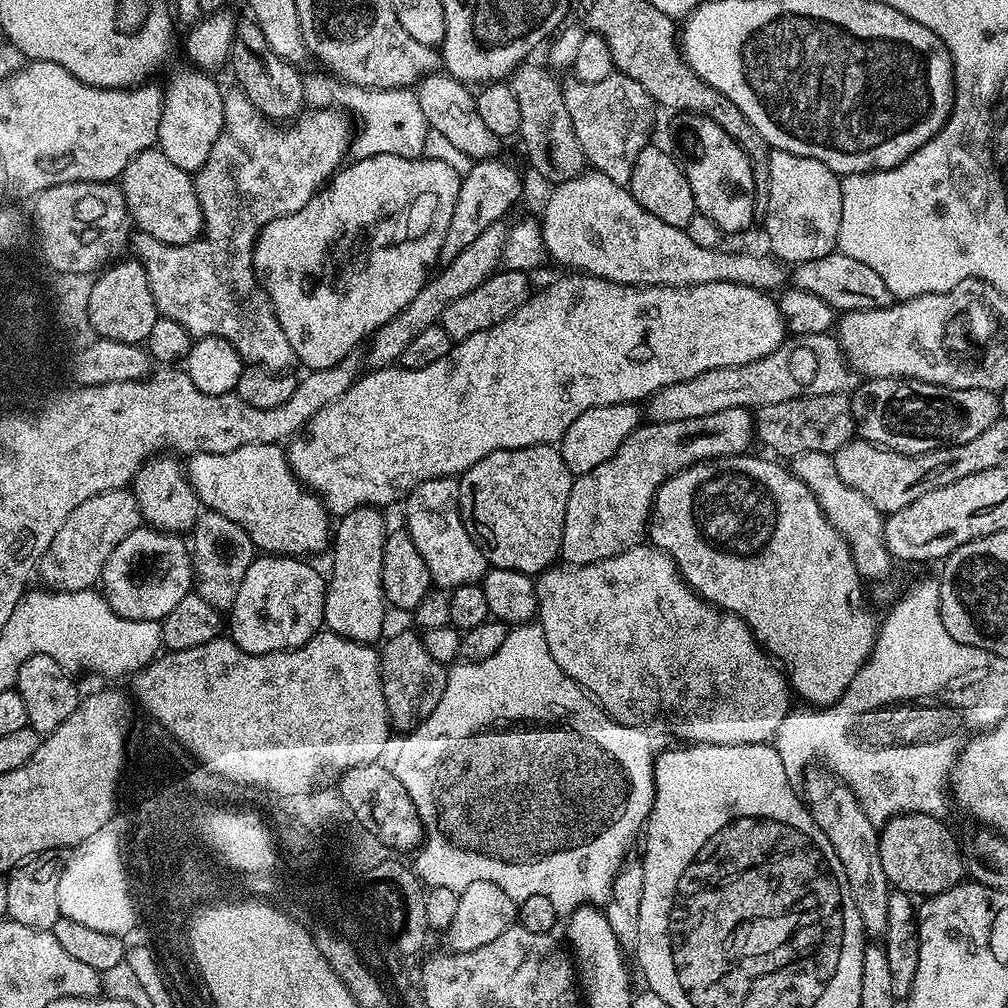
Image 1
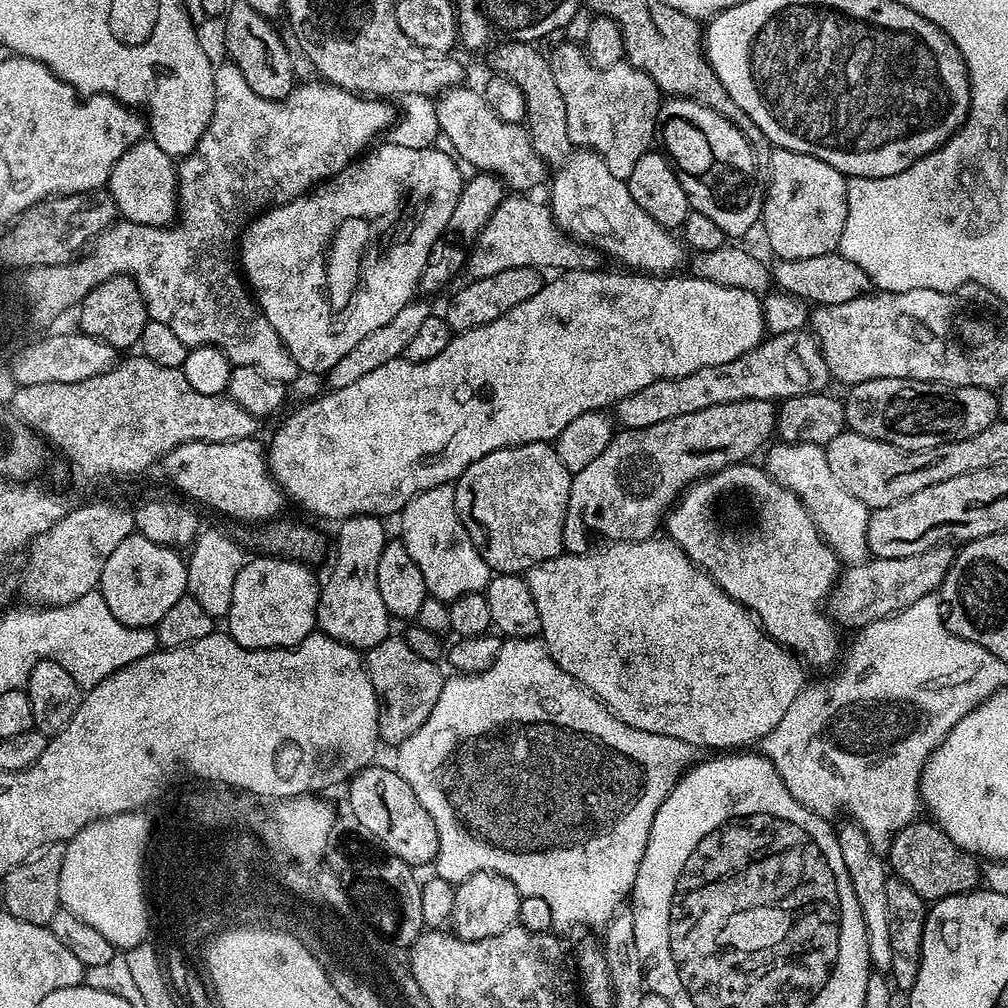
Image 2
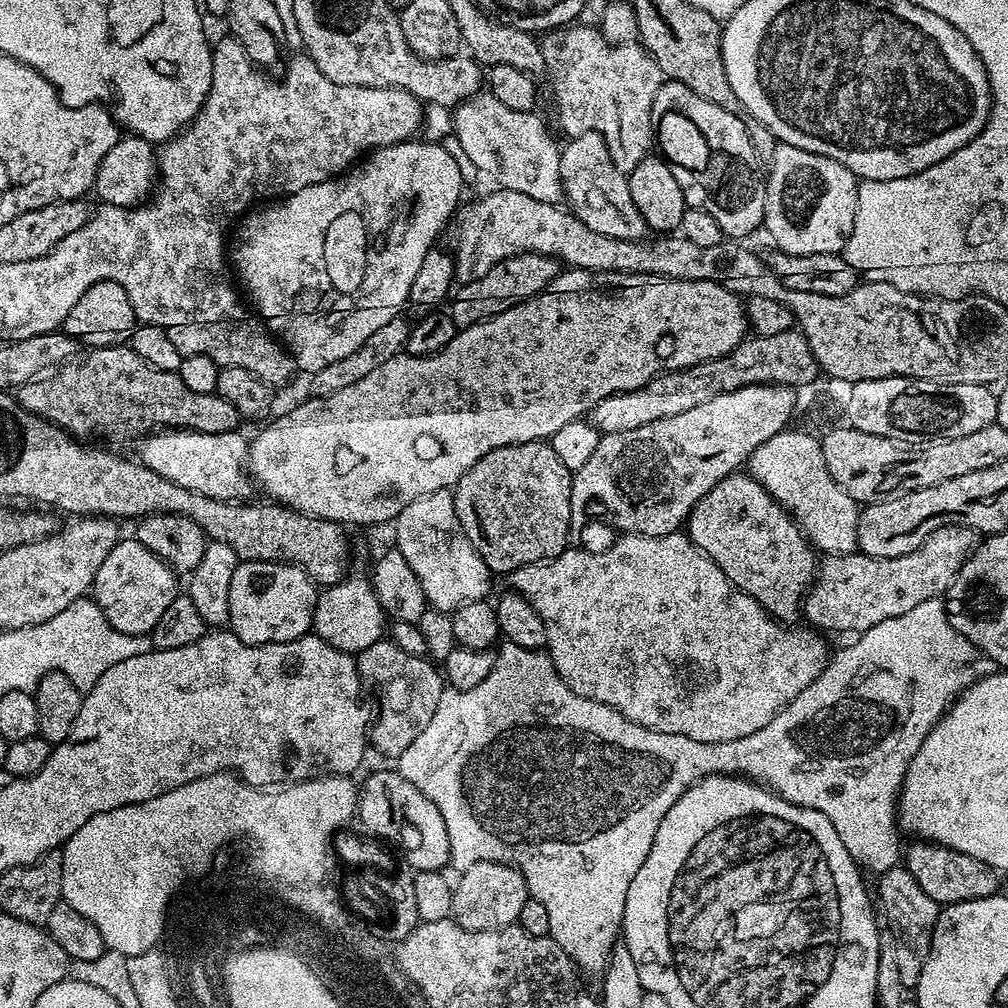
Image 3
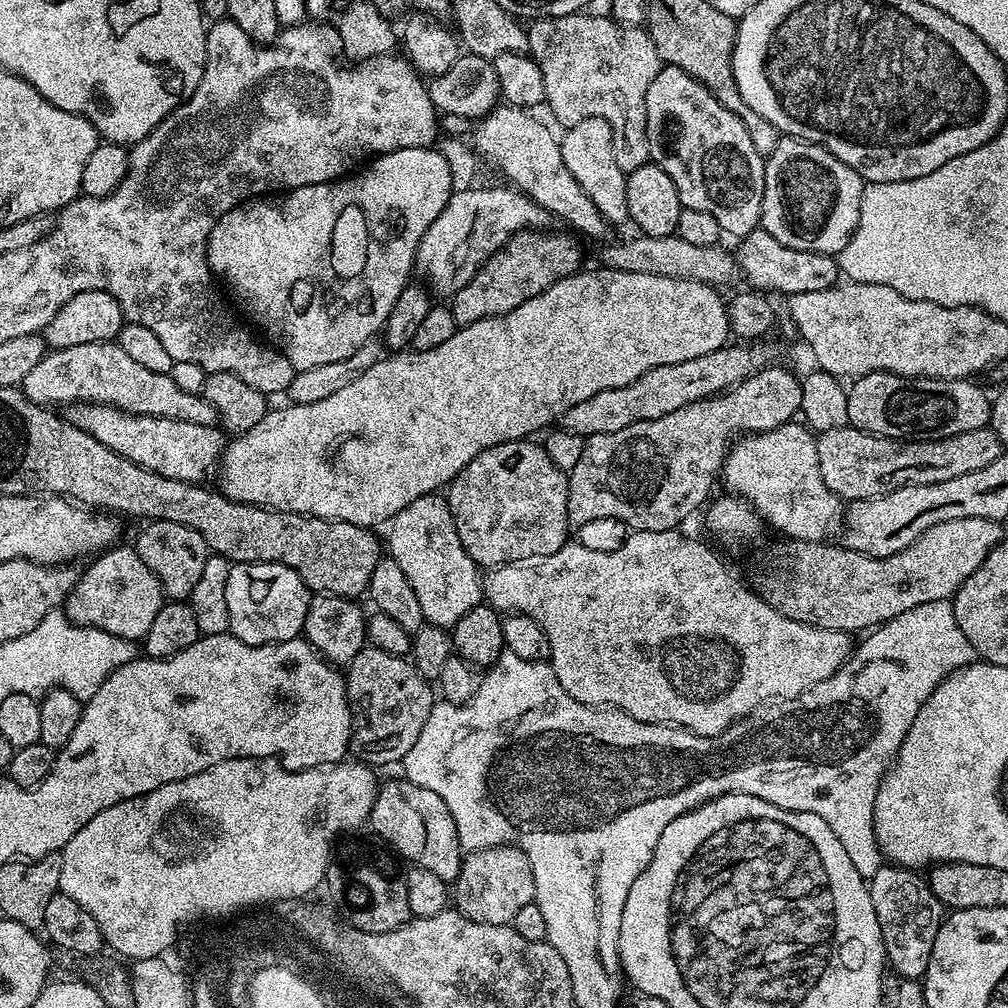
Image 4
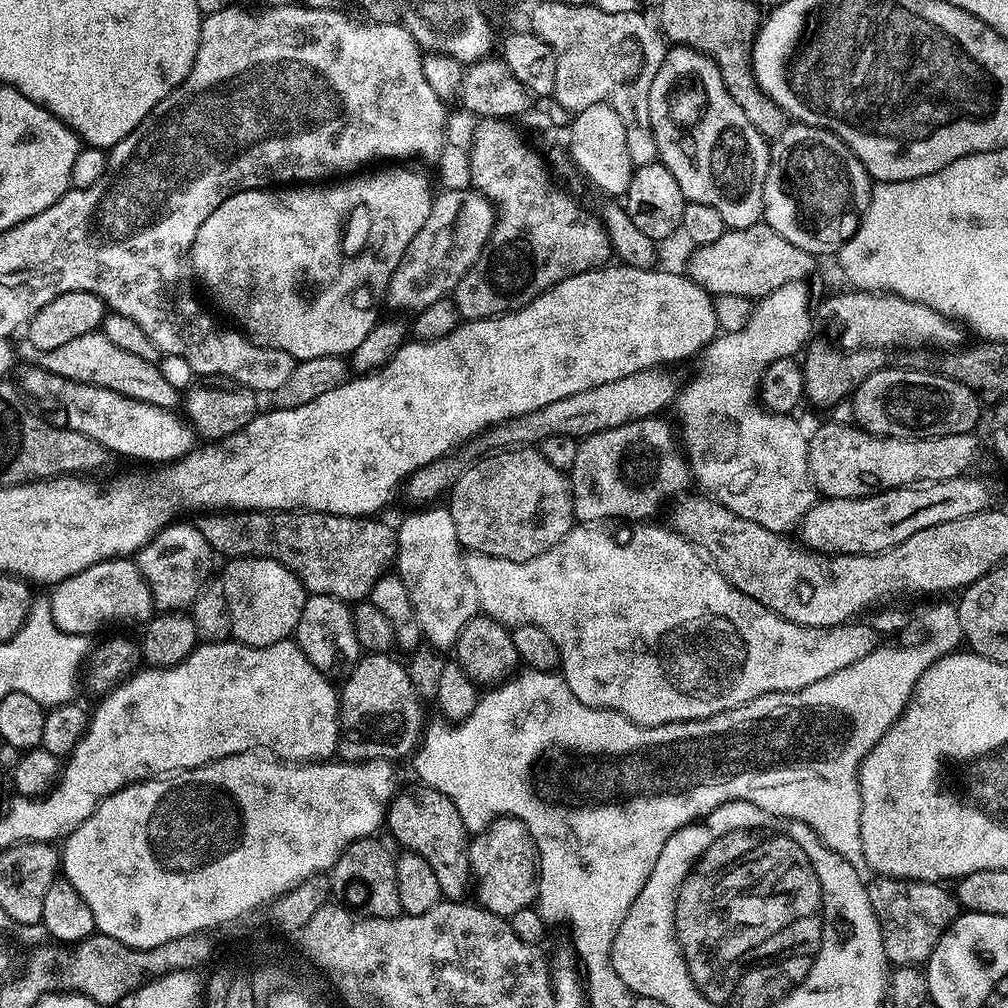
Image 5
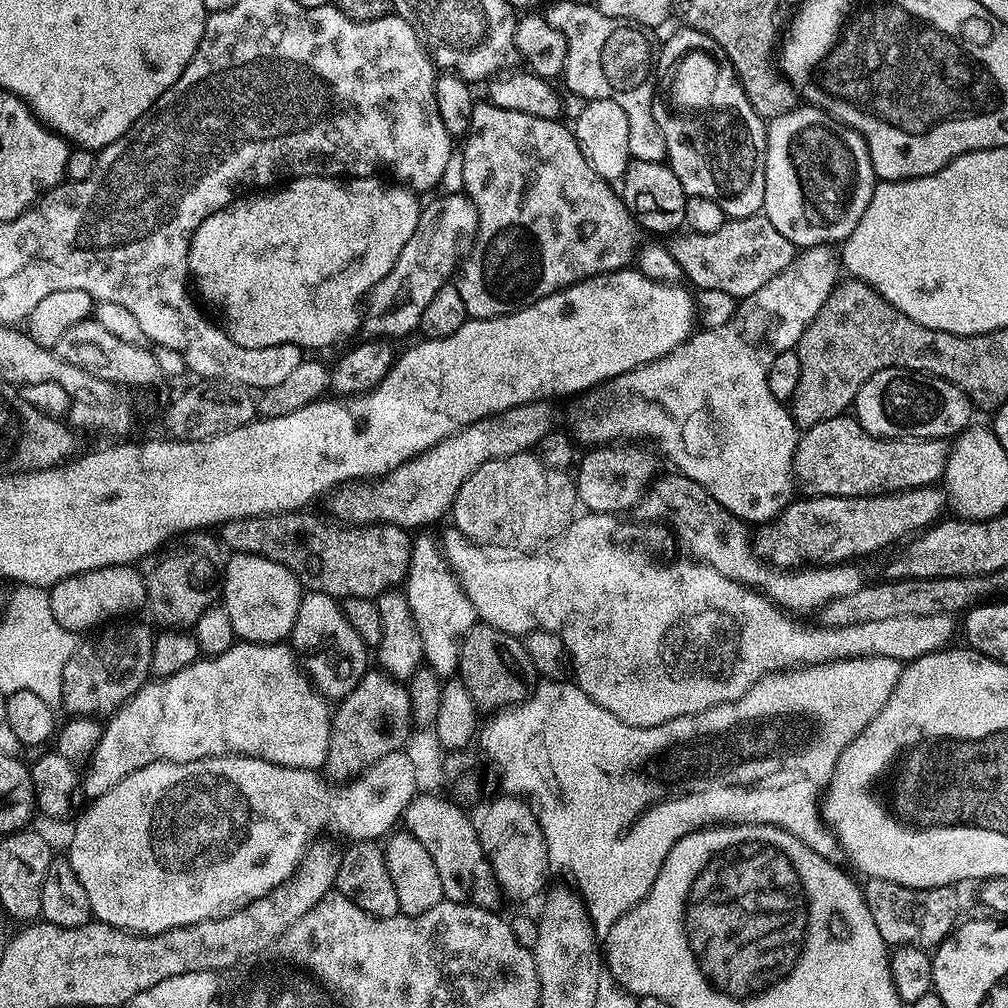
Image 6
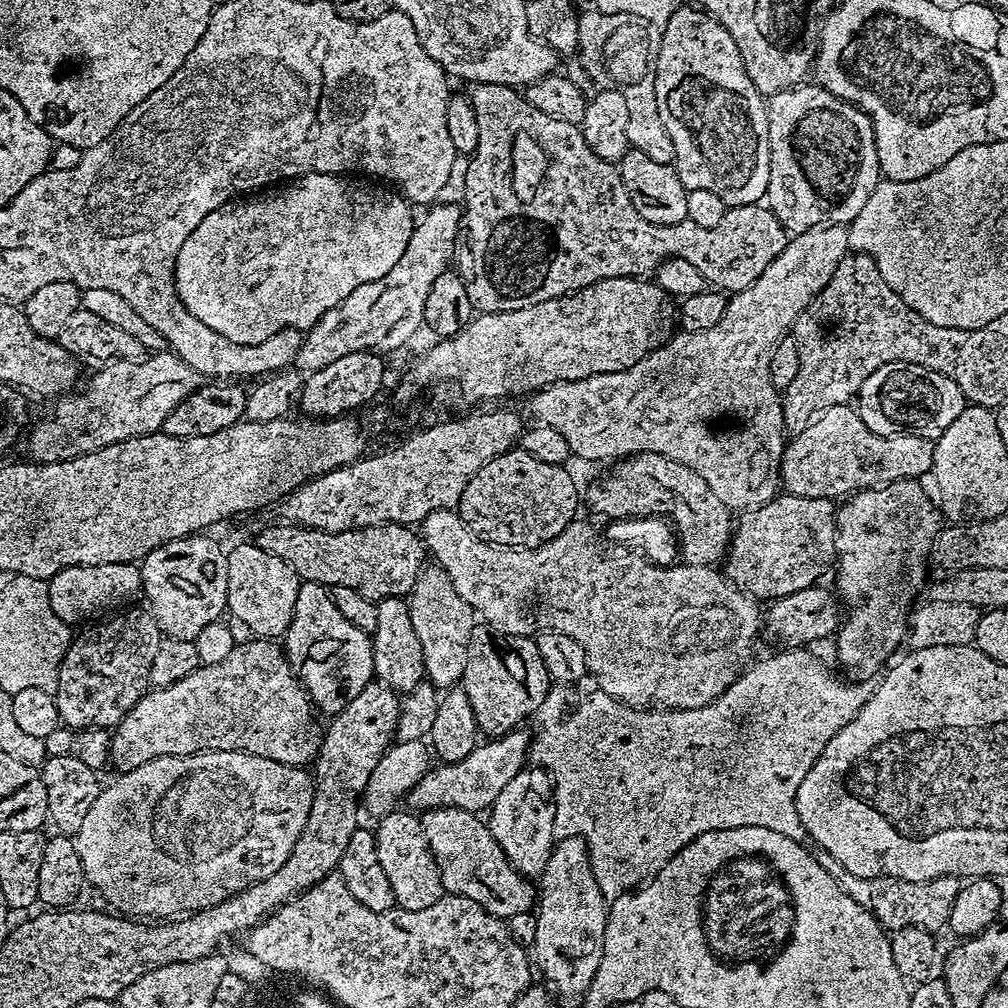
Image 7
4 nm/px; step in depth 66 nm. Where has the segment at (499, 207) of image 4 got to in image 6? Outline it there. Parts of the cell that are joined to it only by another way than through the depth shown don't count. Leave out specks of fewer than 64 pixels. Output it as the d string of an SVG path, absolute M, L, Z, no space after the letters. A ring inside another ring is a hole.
M464 194L441 195L439 199L421 209L419 224L402 248L395 266L369 293L362 322L369 335L392 338L392 335L404 336L412 329L415 331L427 303L457 271L460 264L458 248L463 249L468 237L476 231L477 210Z

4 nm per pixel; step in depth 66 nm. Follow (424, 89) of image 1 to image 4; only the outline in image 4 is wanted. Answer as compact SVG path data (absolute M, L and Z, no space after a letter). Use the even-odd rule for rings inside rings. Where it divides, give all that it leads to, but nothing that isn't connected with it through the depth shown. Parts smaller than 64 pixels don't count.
M497 106L479 121L476 133L470 137L479 159L493 164L507 183L517 192L523 192L534 203L541 204L553 217L561 216L569 229L575 230L581 237L593 236L604 242L609 239L610 225L604 215L594 206L594 202L574 182L574 174L566 170L566 162L562 162L560 140L540 120L532 117L531 111L511 106Z

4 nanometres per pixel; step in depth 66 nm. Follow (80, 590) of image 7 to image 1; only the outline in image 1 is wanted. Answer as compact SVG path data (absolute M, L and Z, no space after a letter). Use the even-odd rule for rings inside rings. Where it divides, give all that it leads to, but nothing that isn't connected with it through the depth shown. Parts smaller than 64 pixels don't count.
M151 526L134 529L114 546L114 554L106 558L103 584L104 599L122 618L163 620L194 588L192 554L185 537L175 532L160 532Z

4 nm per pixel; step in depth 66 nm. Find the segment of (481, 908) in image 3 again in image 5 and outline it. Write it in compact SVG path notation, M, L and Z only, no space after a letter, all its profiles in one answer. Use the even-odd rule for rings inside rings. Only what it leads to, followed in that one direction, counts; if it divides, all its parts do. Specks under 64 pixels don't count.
M501 818L489 824L468 845L468 867L471 879L474 881L474 892L476 888L474 900L479 907L505 918L518 914L518 910L523 908L533 907L538 896L538 857L532 835L529 834L528 827L521 820Z

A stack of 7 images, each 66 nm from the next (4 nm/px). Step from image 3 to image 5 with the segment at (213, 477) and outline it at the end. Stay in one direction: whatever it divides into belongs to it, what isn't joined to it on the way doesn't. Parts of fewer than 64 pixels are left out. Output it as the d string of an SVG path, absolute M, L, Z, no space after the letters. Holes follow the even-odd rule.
M33 366L29 370L24 384L32 392L41 392L42 395L53 396L56 400L65 400L72 411L71 428L86 434L86 438L94 438L94 442L101 444L109 454L116 455L117 452L118 455L129 456L132 460L145 460L148 464L168 466L181 460L197 447L196 429L173 409L138 402L134 398L126 398L114 390L106 390L93 384L63 380L39 366Z

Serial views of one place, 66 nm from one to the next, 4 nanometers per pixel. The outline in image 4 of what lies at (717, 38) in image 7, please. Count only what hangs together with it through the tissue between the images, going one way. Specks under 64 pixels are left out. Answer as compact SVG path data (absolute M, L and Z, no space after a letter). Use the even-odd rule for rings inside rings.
M661 67L654 82L650 82L650 90L646 90L646 134L649 157L659 168L666 170L666 174L670 174L683 207L714 214L721 233L728 235L729 232L735 238L748 236L760 227L765 157L754 150L754 142L750 142L746 126L742 126L739 118L712 96L705 84L699 84L681 68Z

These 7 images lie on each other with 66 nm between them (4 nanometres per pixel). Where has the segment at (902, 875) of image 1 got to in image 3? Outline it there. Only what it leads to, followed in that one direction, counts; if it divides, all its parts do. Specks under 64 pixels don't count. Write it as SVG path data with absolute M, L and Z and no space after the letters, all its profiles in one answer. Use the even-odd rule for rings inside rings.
M912 842L916 844L907 845L906 851L902 856L903 867L914 876L914 881L940 906L945 904L957 904L966 902L974 898L986 898L987 896L997 895L1001 891L1001 873L992 868L986 862L978 862L978 858L970 858L970 854L962 854L958 850L950 850L941 844L931 842Z

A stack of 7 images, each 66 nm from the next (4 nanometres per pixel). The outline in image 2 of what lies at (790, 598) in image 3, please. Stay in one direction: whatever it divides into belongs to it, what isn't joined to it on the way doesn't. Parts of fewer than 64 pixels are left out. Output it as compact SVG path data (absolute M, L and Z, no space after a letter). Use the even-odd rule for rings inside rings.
M756 462L731 464L722 470L703 476L694 484L688 485L680 493L676 503L668 509L666 536L667 539L673 540L691 558L692 563L701 568L727 596L734 598L743 608L748 609L756 617L759 627L763 628L773 640L777 640L789 652L799 654L805 665L811 666L813 664L816 668L824 668L827 664L833 663L832 665L835 665L837 663L838 657L841 655L840 635L842 635L842 632L836 621L828 615L824 603L827 601L828 593L832 591L832 586L836 583L842 571L842 565L837 560L831 546L820 537L820 531L816 528L816 523L810 518L810 514L803 502L793 492L786 490L786 486L779 484L761 465L759 468Z

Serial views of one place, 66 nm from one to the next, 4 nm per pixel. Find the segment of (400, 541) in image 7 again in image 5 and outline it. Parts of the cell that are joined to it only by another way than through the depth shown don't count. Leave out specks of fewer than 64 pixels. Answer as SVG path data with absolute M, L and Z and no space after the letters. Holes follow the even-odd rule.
M208 510L197 515L194 523L196 529L210 542L213 553L224 555L224 558L255 558L257 560L277 560L286 570L290 570L304 583L305 589L314 596L333 596L345 602L359 602L371 597L372 588L381 576L385 575L393 567L396 558L396 533L393 525L383 524L380 518L361 518L358 516L331 516L329 512L305 512L297 510L295 512L241 512L239 510Z

